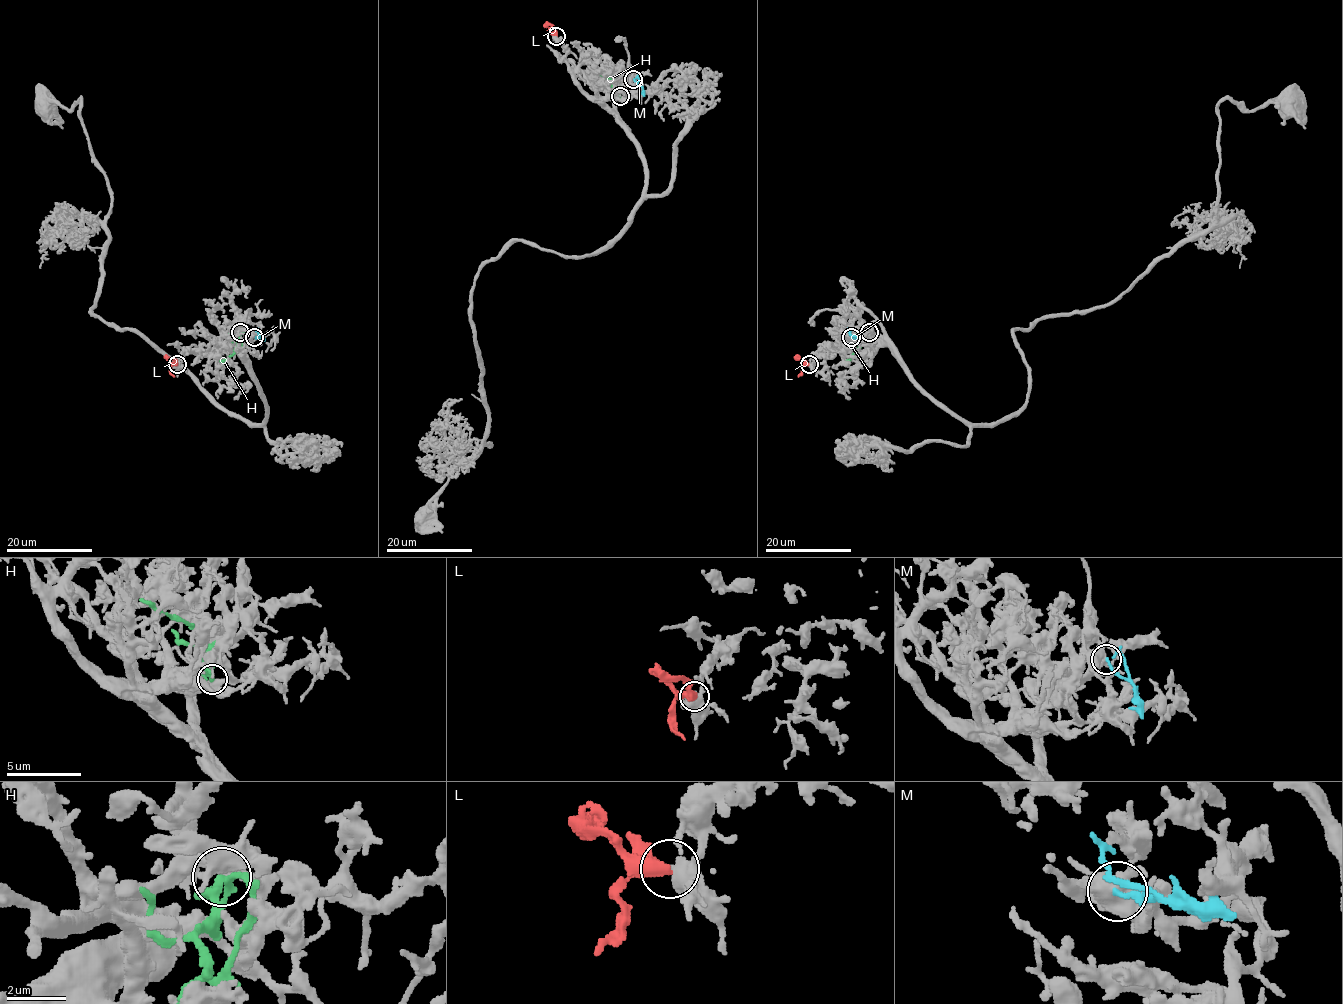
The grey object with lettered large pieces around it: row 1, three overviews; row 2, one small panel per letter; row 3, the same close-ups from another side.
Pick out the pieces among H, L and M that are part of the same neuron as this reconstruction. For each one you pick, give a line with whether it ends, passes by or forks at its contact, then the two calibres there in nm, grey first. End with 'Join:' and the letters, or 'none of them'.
Join: none of them

